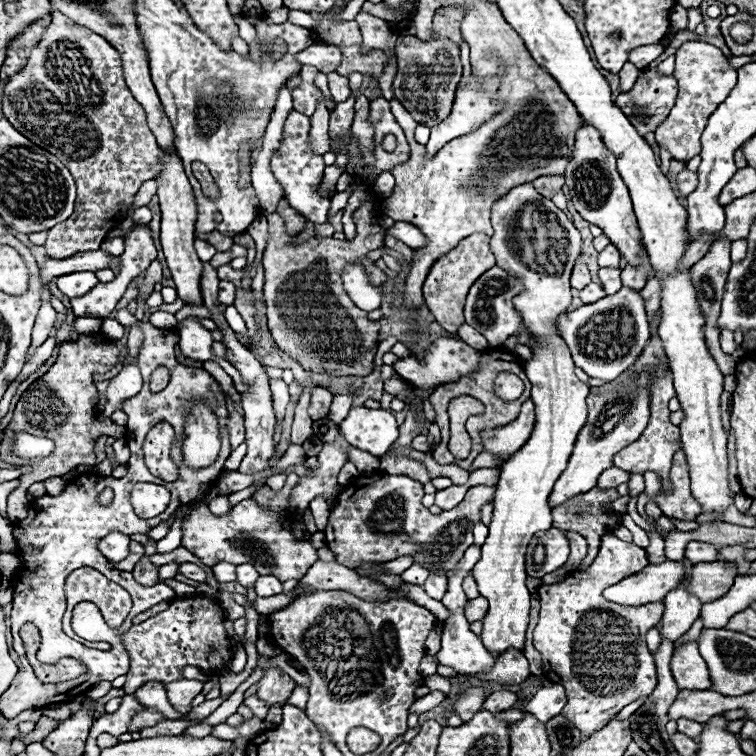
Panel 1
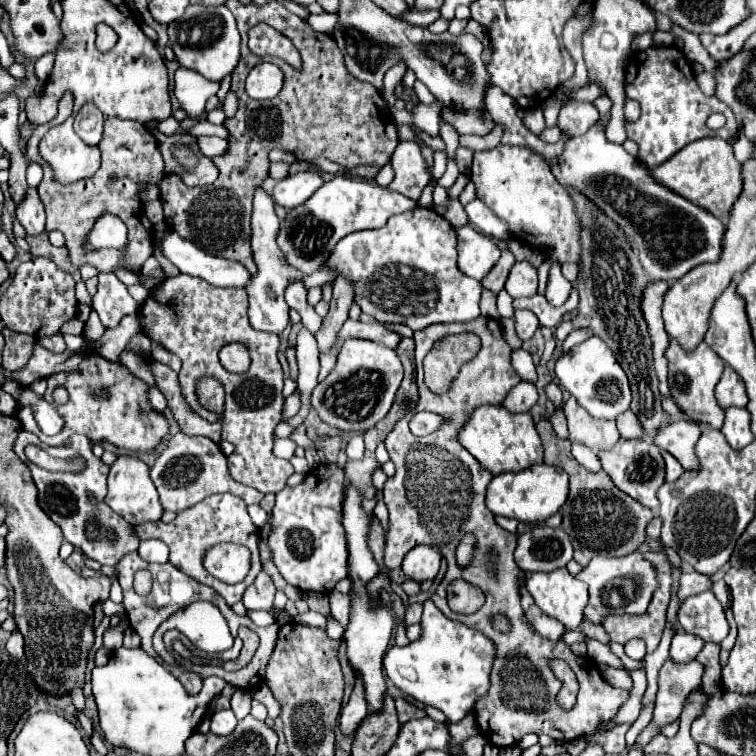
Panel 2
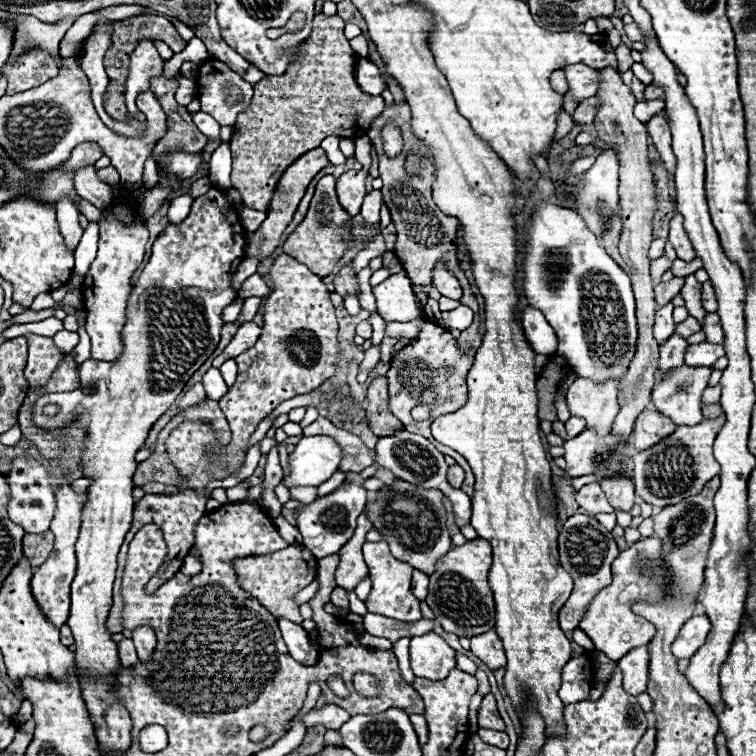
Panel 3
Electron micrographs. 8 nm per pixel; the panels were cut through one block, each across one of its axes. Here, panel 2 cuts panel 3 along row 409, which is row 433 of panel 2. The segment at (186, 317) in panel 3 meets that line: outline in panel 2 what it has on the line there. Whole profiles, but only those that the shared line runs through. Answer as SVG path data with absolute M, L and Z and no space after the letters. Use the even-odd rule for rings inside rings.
M90 352L80 362L78 370L60 372L56 376L50 376L44 400L52 402L56 412L64 418L64 428L56 436L46 436L40 432L40 428L34 420L32 408L20 408L18 418L20 418L24 430L36 434L44 444L50 444L50 446L60 446L74 434L84 434L90 442L110 442L110 444L116 444L130 452L150 452L162 442L162 438L170 430L166 416L150 406L148 384L136 378L123 364L109 362L98 352ZM60 384L66 386L70 392L70 400L64 406L58 406L52 402L52 390ZM100 388L106 388L110 392L110 398L96 398L94 394Z

